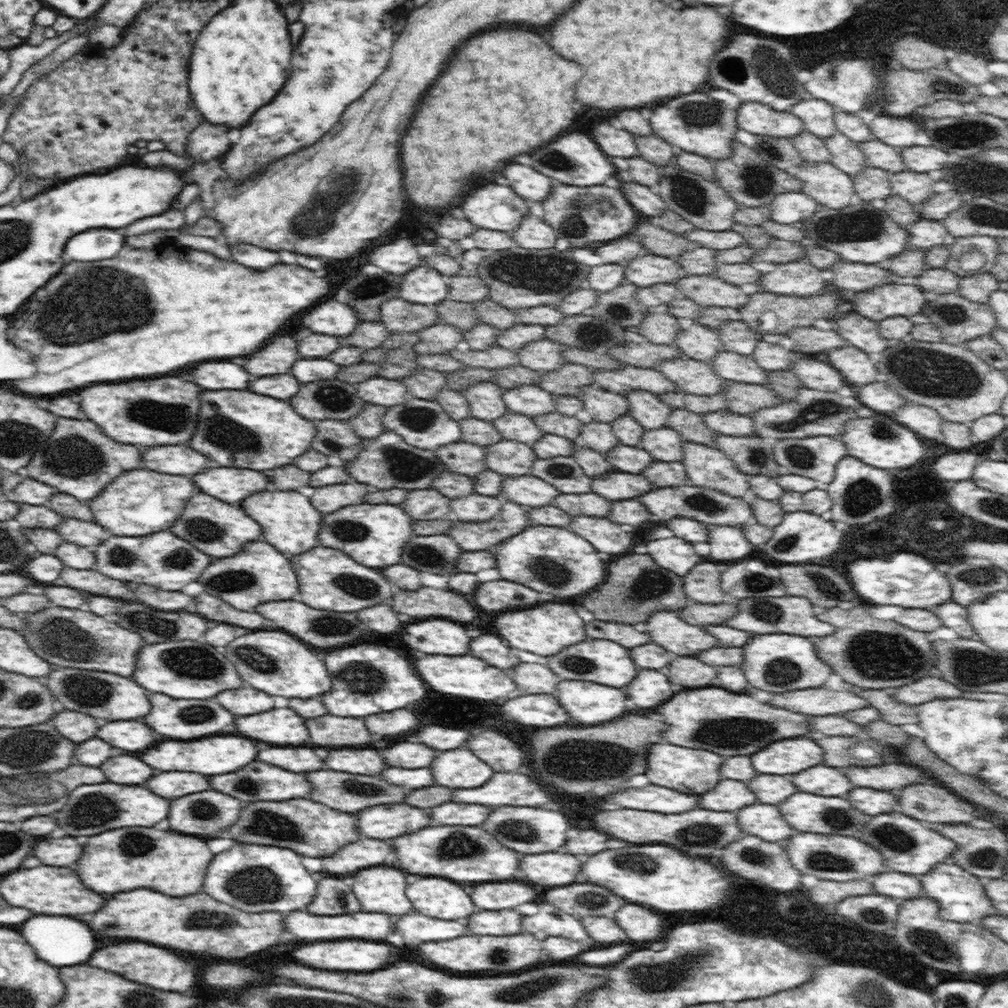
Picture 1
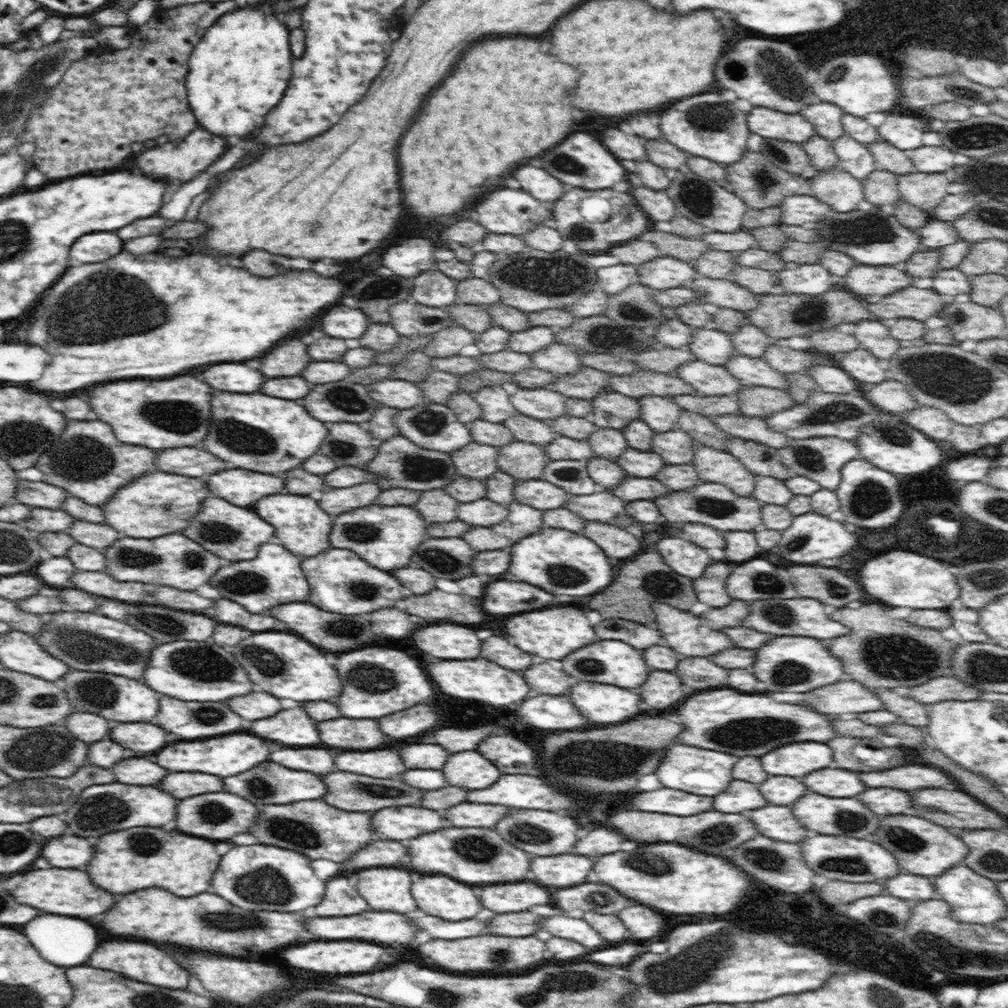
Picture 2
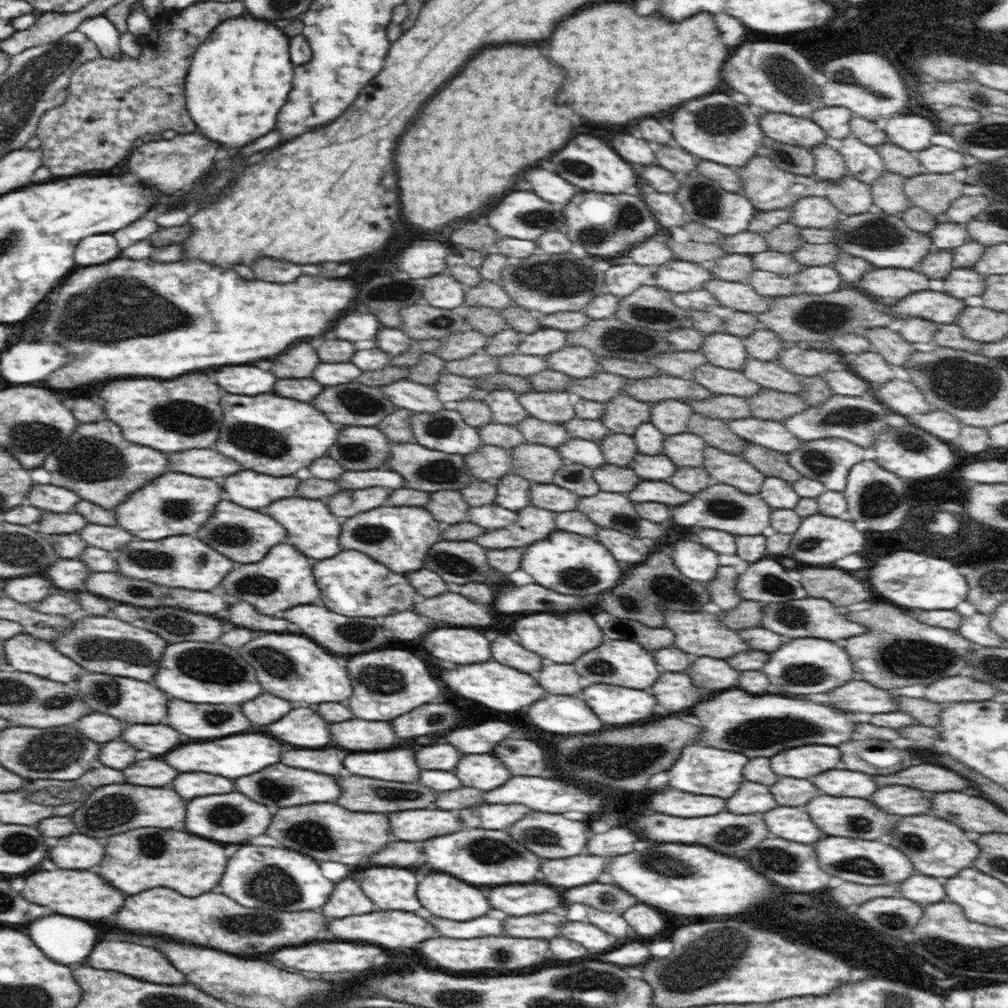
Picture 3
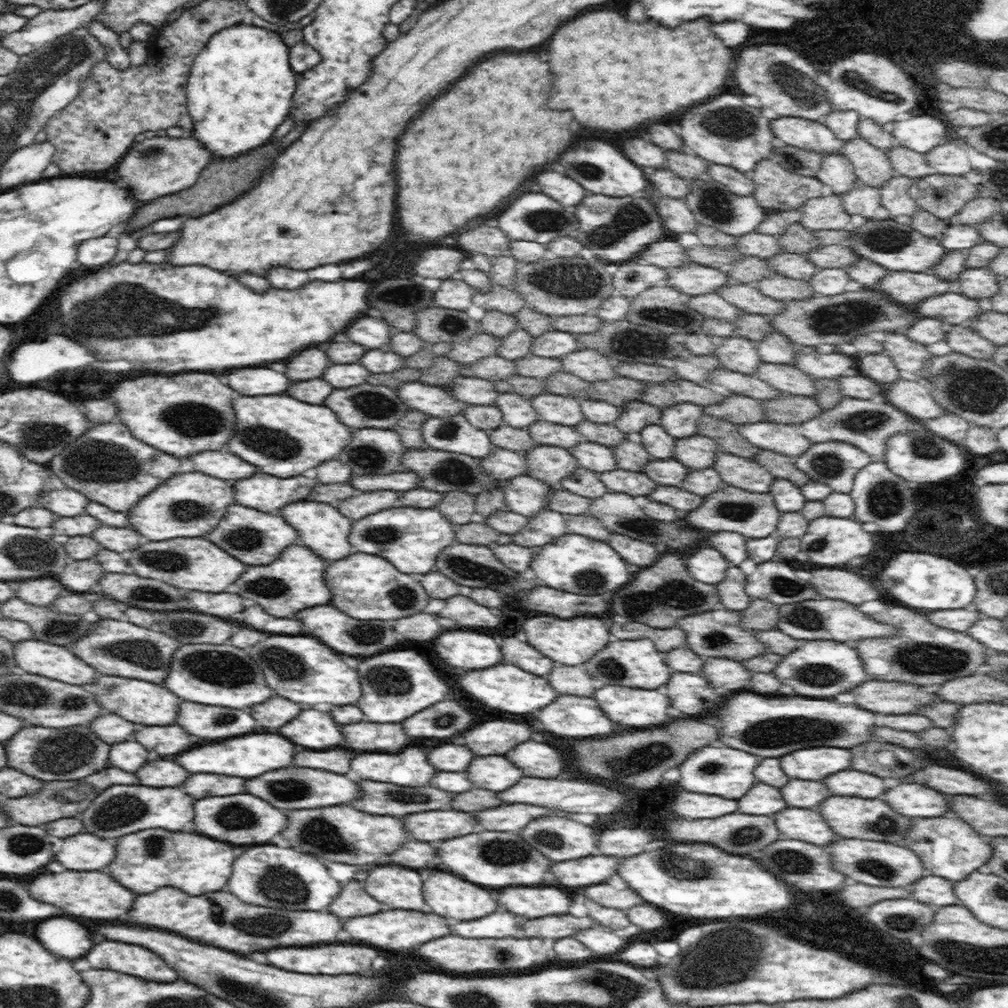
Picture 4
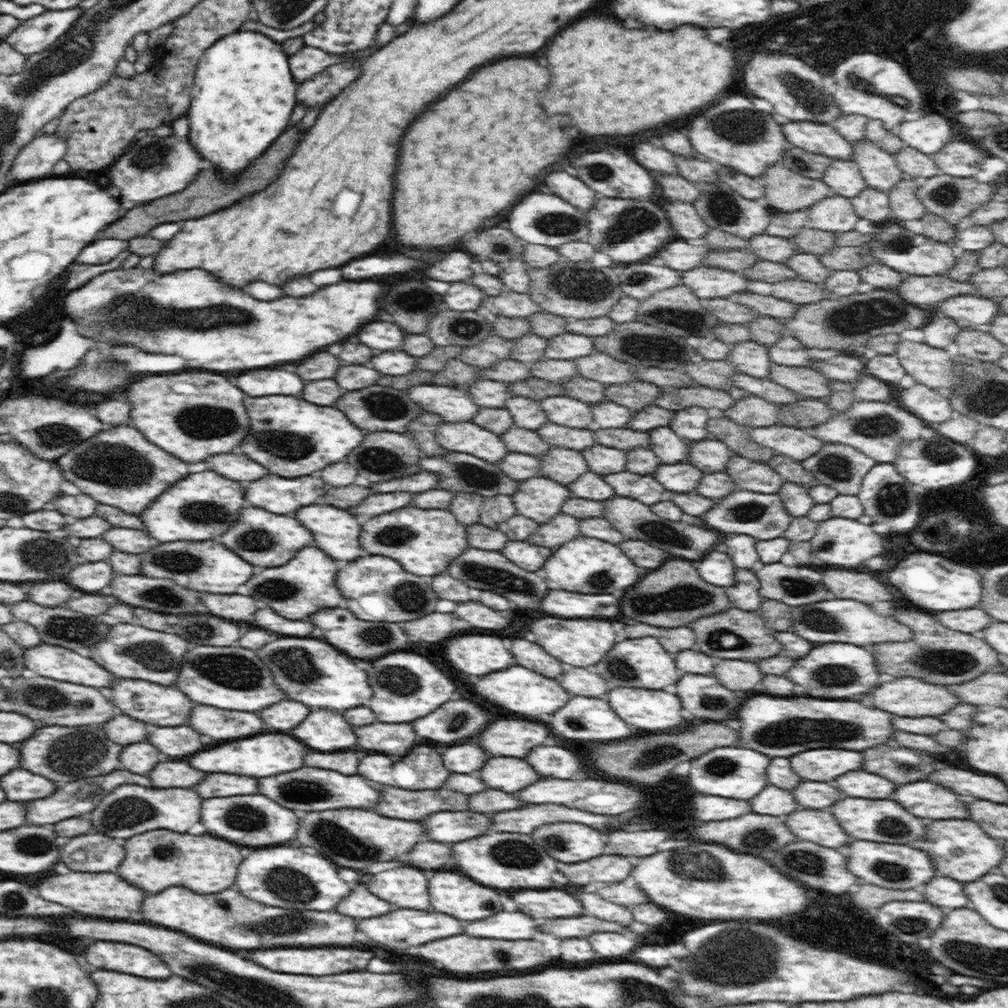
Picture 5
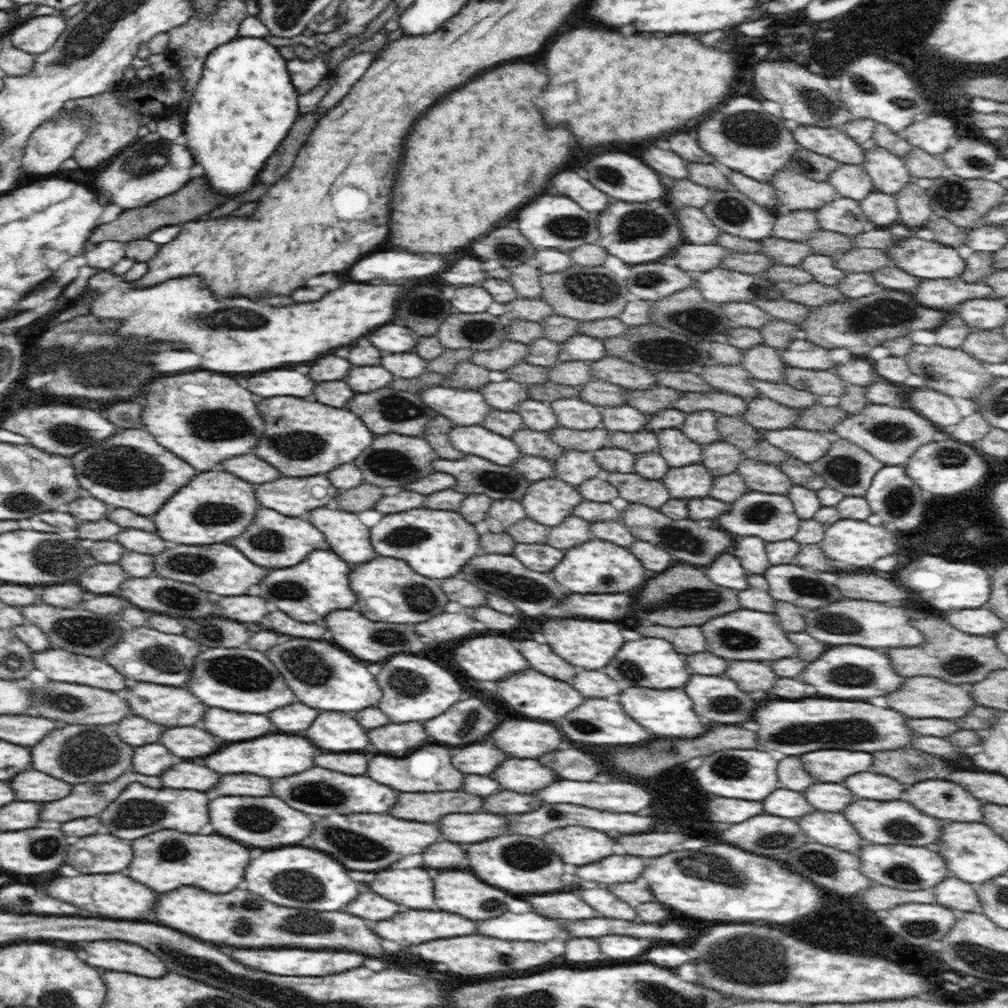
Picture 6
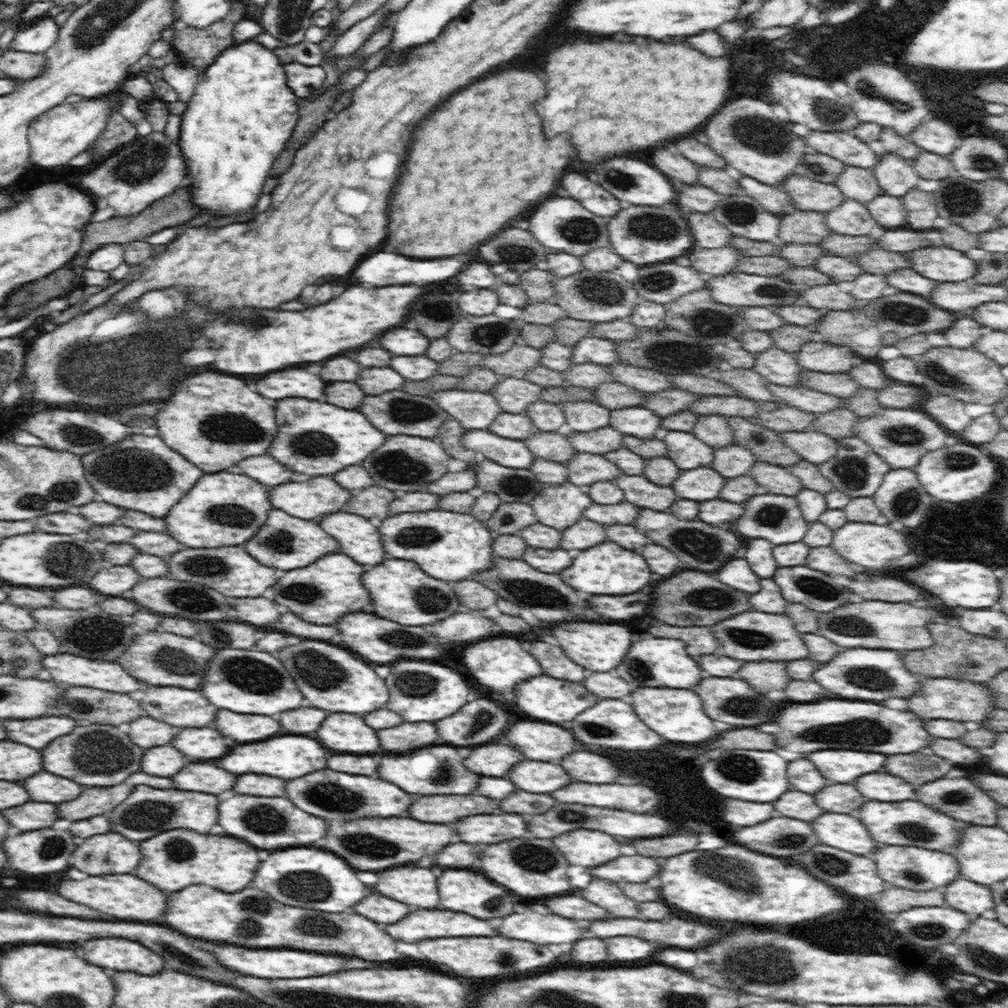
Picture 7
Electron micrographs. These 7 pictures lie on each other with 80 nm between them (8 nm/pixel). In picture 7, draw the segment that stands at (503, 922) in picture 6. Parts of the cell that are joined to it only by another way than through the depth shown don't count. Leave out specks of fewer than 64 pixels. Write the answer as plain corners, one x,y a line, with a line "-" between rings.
508,914
500,918
500,936
528,940
536,944
570,944
584,938
590,922
561,918
556,914

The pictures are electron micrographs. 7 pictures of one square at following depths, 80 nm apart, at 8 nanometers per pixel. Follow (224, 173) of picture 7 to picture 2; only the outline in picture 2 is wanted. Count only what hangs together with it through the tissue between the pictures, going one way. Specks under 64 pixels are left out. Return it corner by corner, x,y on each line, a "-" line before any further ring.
258,2
260,6
244,6
236,10
236,14
228,14
228,18
220,18
216,26
206,30
204,38
192,50
189,58
188,76
185,87
189,108
208,132
222,136
248,136
264,126
264,114
274,108
284,90
288,88
288,80
292,76
292,52
288,44
288,28
274,16
274,11
267,2

